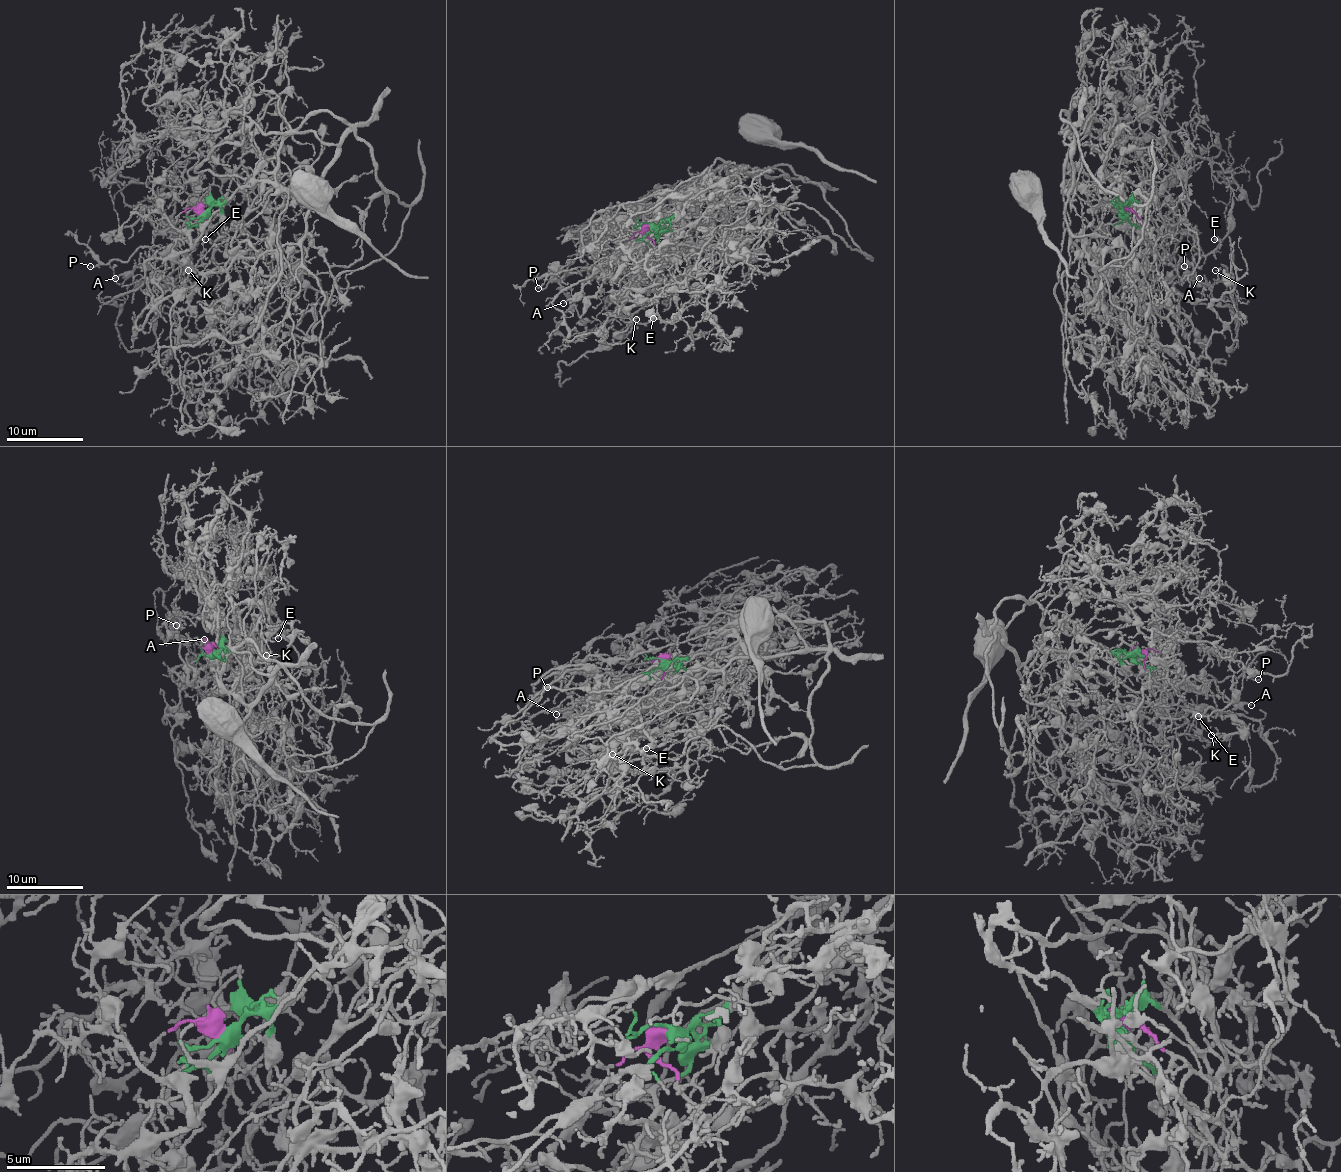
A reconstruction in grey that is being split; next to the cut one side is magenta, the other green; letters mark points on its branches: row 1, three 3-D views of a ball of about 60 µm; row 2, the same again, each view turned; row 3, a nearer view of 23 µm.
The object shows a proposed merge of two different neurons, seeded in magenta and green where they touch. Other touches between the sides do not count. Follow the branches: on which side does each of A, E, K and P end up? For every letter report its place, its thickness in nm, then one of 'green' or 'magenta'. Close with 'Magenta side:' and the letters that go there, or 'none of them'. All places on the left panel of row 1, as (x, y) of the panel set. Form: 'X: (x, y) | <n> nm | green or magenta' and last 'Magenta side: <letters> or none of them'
A: (115, 278) | 130 nm | green
E: (205, 239) | 200 nm | magenta
K: (188, 270) | 160 nm | magenta
P: (90, 266) | 110 nm | green
Magenta side: E, K

